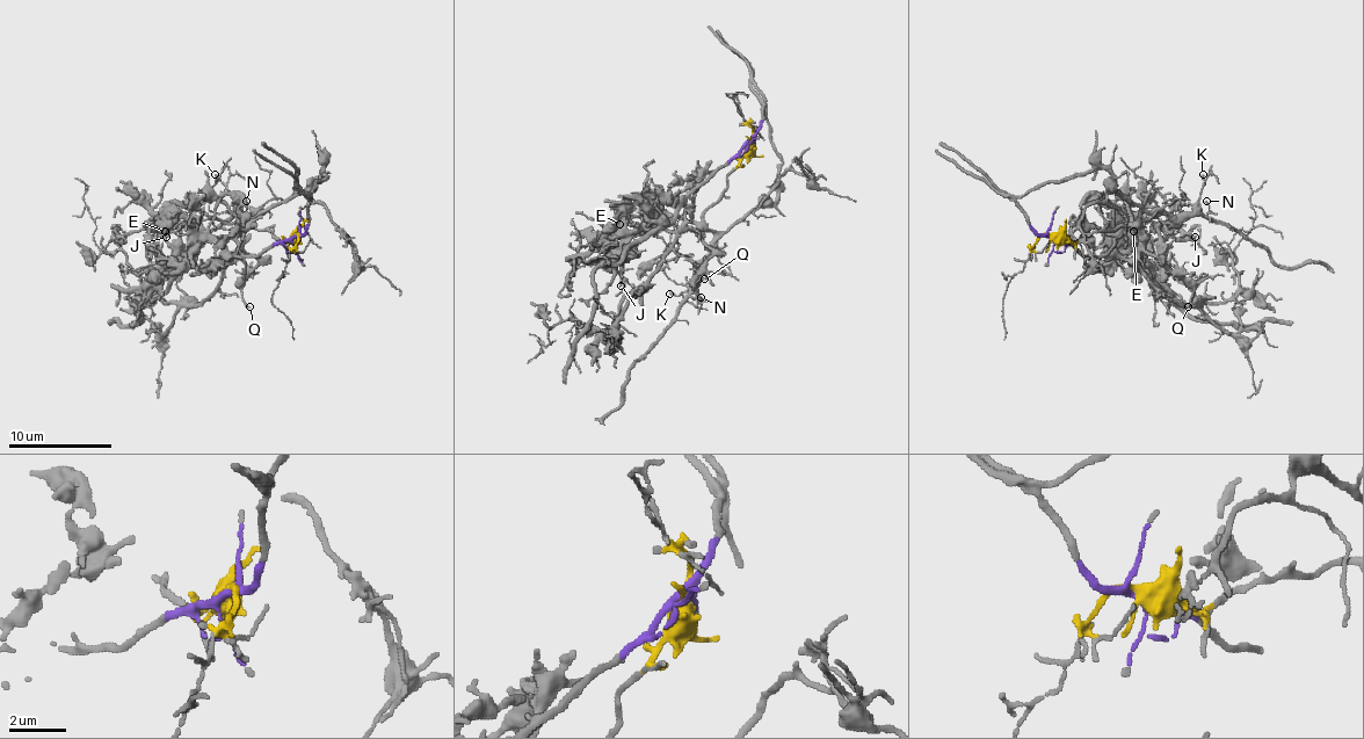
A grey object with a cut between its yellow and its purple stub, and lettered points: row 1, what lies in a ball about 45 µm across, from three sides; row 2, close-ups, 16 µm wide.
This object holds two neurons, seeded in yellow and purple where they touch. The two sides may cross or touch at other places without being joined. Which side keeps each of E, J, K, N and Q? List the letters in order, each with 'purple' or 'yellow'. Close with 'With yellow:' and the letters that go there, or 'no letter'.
E: purple
J: purple
K: yellow
N: yellow
Q: yellow
With yellow: K, N, Q

